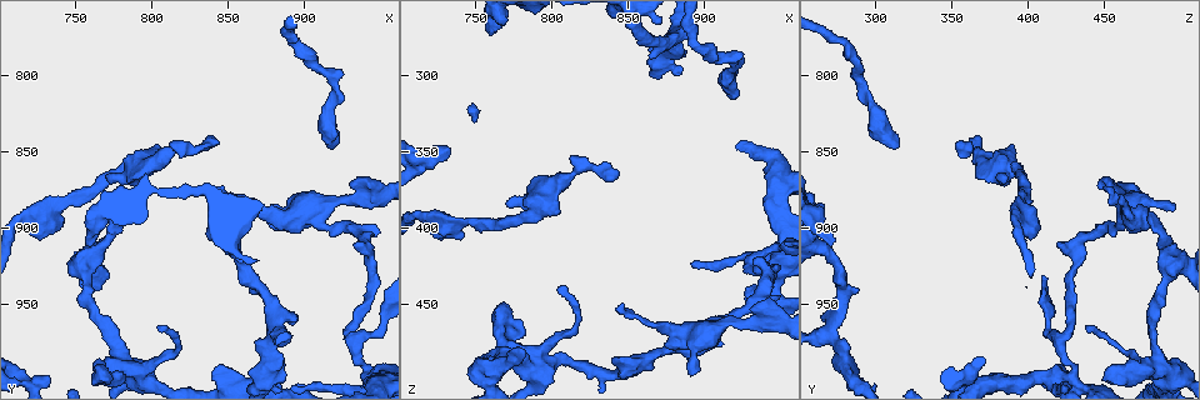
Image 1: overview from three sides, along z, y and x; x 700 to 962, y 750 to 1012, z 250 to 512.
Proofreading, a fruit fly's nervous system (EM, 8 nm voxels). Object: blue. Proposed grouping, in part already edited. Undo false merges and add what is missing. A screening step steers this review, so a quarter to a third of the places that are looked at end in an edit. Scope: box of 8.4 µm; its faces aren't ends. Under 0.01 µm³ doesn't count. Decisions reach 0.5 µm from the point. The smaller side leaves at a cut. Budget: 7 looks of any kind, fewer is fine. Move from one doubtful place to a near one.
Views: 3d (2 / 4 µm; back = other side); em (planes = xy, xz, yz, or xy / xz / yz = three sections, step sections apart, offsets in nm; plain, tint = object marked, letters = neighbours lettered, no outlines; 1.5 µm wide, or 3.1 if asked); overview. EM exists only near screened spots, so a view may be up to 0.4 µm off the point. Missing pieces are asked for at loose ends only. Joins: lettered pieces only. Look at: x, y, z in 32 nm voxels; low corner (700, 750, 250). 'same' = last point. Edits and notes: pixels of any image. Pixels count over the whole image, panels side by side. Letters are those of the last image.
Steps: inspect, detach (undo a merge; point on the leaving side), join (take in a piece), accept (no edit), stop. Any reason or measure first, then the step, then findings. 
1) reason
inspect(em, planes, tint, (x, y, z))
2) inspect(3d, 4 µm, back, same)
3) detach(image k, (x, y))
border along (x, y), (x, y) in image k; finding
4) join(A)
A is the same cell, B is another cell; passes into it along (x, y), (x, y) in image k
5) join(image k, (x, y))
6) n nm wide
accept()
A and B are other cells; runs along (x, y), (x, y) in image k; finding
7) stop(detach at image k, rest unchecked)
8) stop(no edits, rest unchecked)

thin end
inspect(em, xy, step 4, tint, (844, 872, 450))

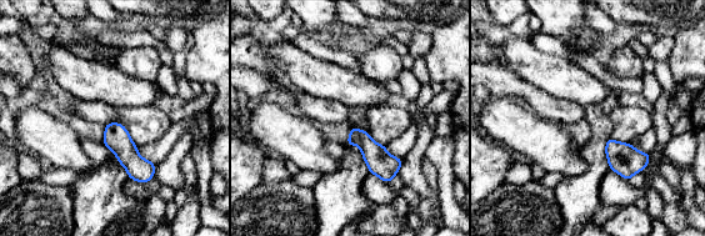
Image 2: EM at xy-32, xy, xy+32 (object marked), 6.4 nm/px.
inspect(em, planes, letters, same)

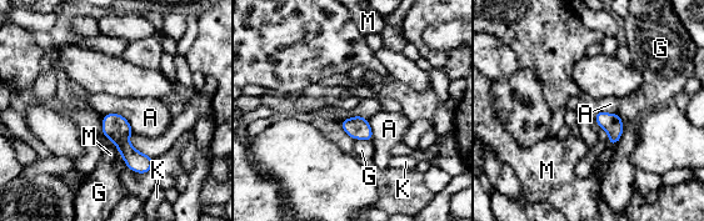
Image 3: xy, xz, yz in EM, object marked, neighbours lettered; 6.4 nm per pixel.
accept()
A, G, K and M are other cells; runs along (106, 117), (148, 167) in image 3; none of them fits

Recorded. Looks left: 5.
branch stops here
inspect(em, 3.1 µm, planes, letters, (930, 872, 454))

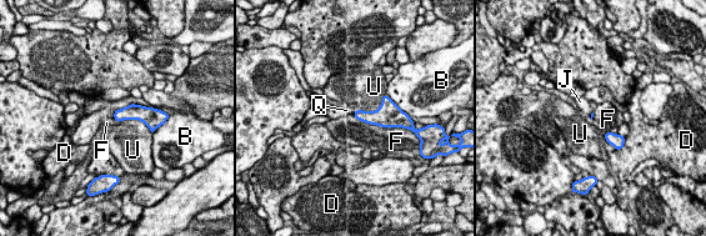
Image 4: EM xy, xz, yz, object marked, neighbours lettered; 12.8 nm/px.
accept()
B, D, F, J, Q and U are other cells; none of them fits

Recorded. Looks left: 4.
free end
inspect(em, xy, step 8, letters, (896, 884, 494))

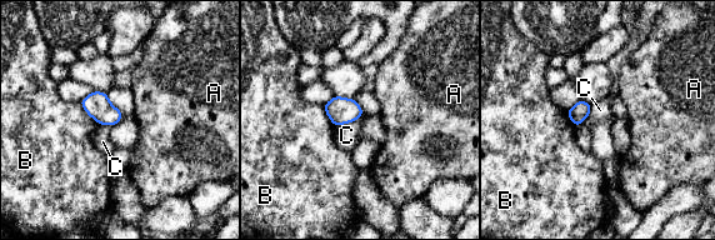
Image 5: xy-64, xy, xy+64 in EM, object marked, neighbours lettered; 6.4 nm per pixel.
another direction
inspect(em, planes, letters, same)

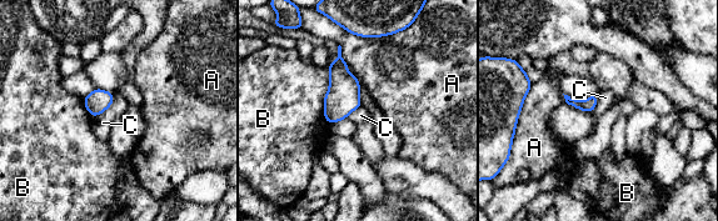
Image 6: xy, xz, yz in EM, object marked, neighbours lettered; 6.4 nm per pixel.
accept()
A, B and C are other cells; border along (114, 93), (111, 104), (94, 117) in image 6; no lettered piece goes on from it

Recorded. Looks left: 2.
stop(no edits, rest unchecked)

